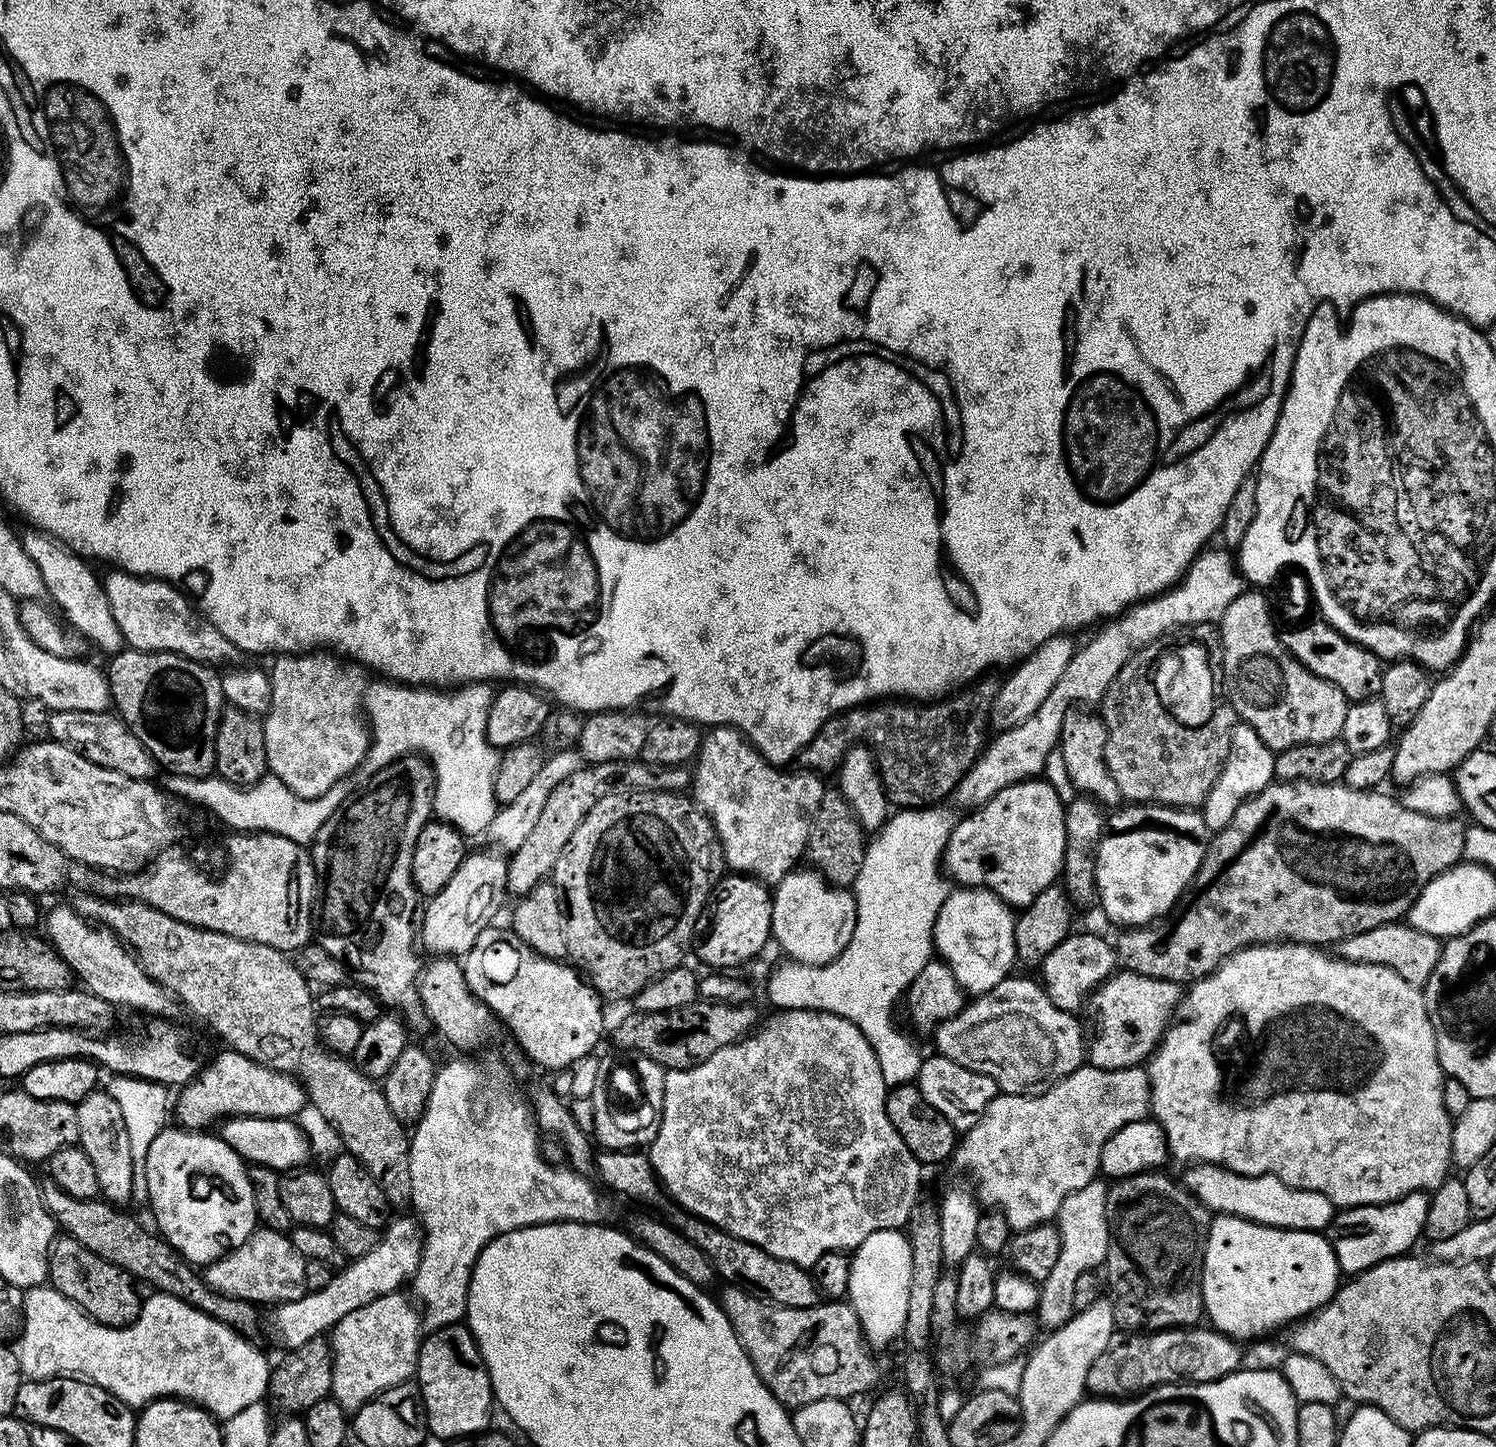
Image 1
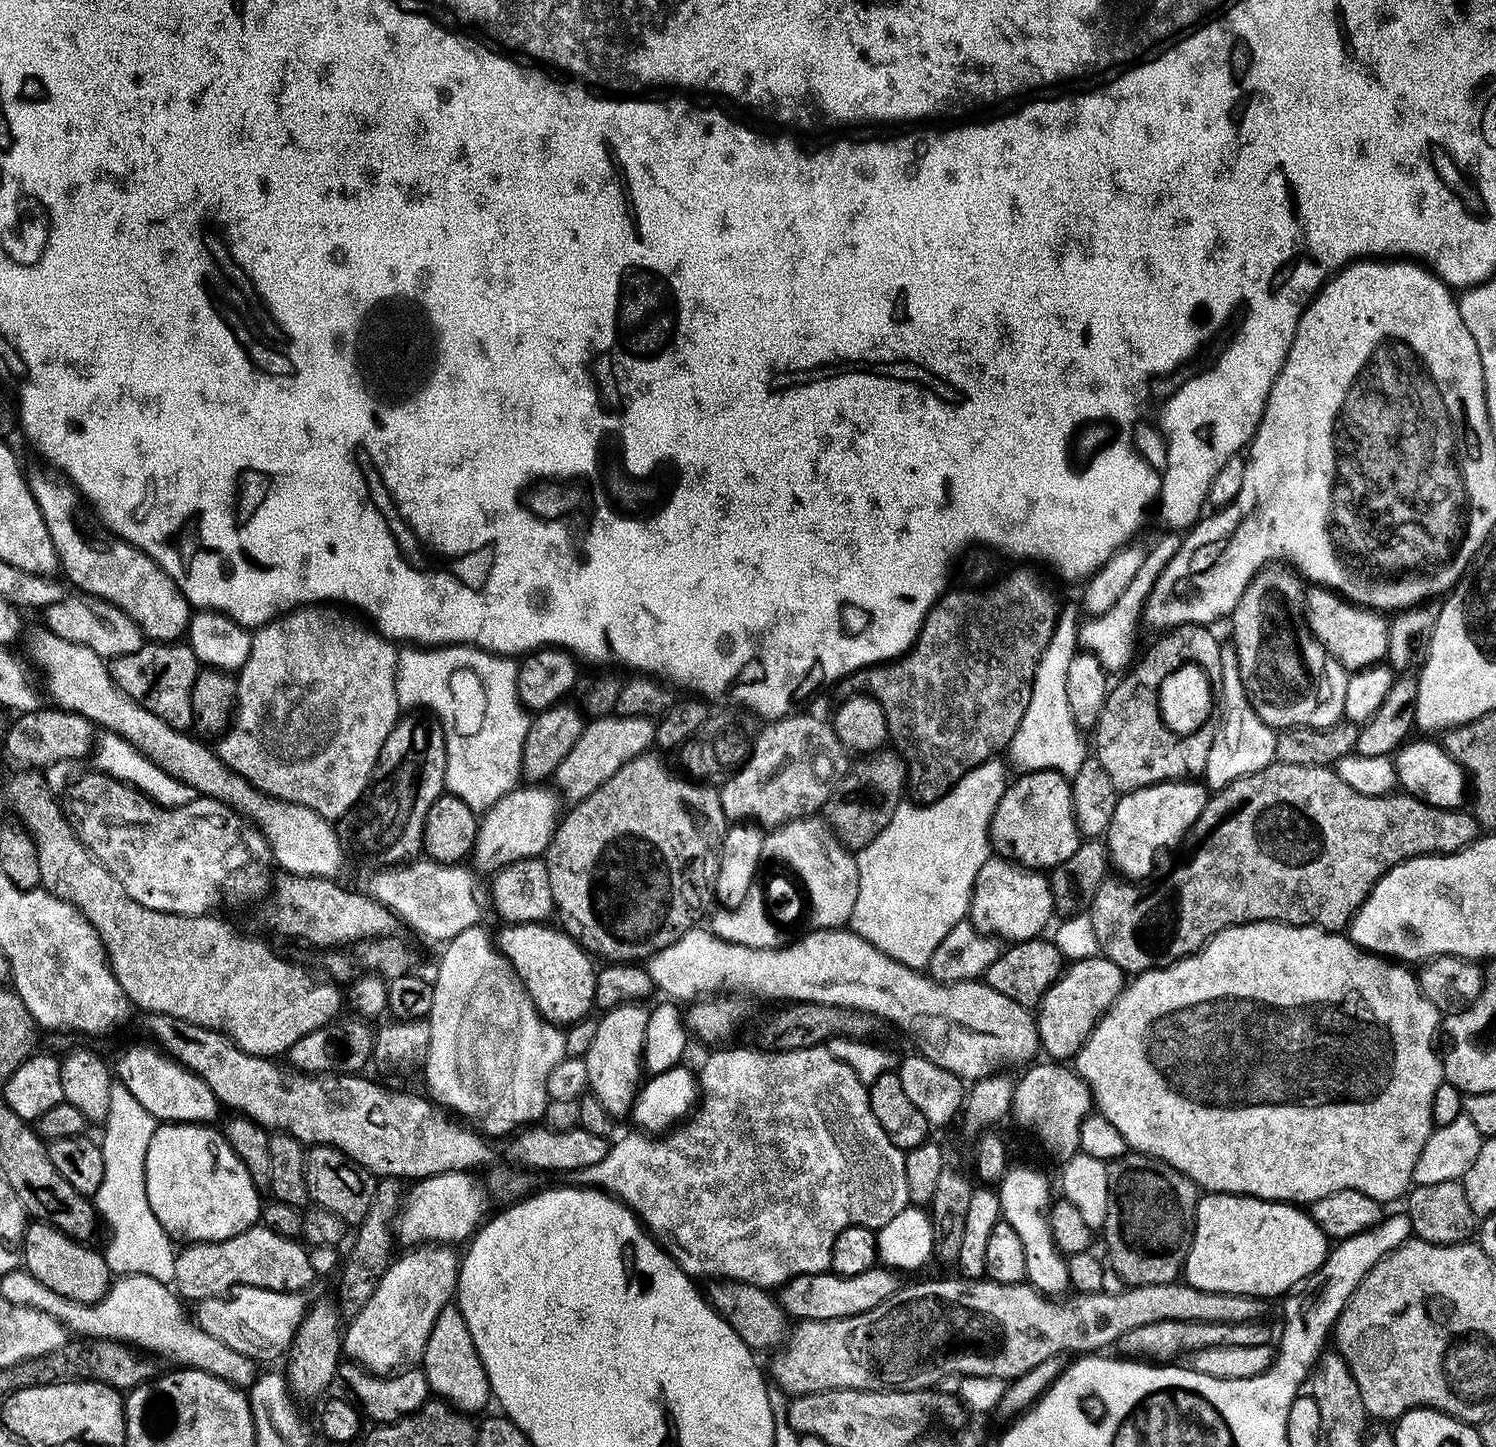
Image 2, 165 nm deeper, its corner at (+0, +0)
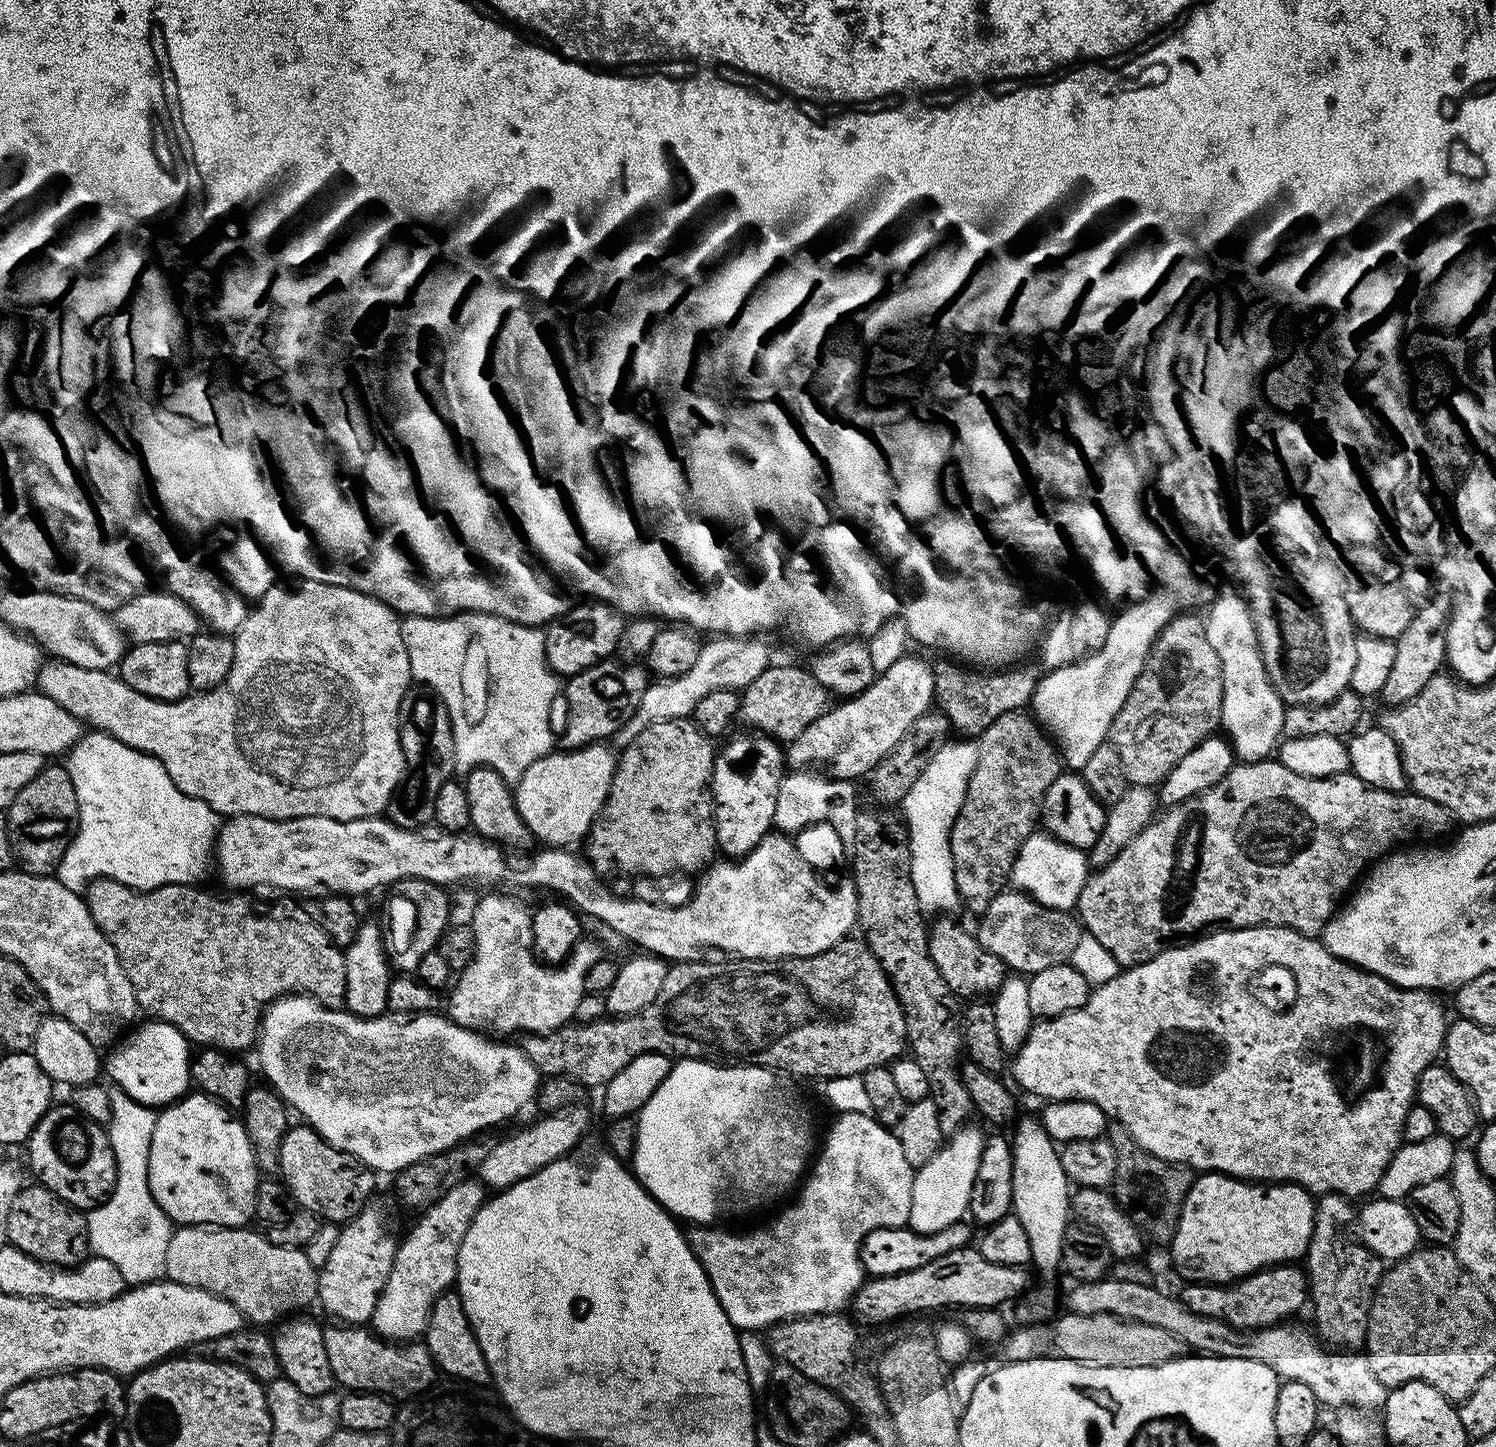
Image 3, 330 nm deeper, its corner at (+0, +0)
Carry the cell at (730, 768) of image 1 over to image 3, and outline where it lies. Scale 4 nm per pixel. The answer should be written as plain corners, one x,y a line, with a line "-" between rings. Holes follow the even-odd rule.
905,654
901,660
894,662
894,666
890,666
890,670
879,673
876,681
865,692
833,703
828,711
810,722
810,726
806,726
806,730
802,730
798,738
787,741
787,763
796,770
808,770
813,766
829,764
837,780
856,782
859,776
867,777
872,768
878,766
878,762
882,762
882,758
886,758
886,754
890,754
890,750
894,750
898,742
902,742
902,734
906,734
906,730
910,730
910,726
914,726
914,722
918,722
918,718
922,718
933,707
935,689
936,681
930,664
928,668
926,661
919,660
912,654

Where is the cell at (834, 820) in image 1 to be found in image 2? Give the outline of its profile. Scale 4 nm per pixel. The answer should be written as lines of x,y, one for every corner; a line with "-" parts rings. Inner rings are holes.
884,750
861,760
864,760
861,764
853,763
849,767
822,809
823,819
828,821
836,837
856,854
886,830
890,818
894,818
894,810
905,799
908,782
905,762
895,751

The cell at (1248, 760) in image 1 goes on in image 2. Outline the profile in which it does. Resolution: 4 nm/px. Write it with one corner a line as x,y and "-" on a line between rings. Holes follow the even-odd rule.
1221,647
1220,657
1222,666
1218,677
1220,681
1218,727
1214,734
1214,742
1210,746
1210,758
1206,758
1202,777
1203,783
1212,790
1230,786
1230,782
1254,774
1276,760
1276,732
1269,724
1262,722
1262,718
1258,718
1242,686
1242,674
1238,670
1235,648

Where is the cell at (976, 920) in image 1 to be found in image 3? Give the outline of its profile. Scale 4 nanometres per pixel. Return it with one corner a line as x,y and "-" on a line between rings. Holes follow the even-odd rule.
1033,834
1027,836
1024,845
1016,851
1010,884
1013,889
1032,897
1044,908
1072,910
1075,909
1082,894
1082,886
1088,881
1089,875
1090,865
1081,849
1072,848
1047,834

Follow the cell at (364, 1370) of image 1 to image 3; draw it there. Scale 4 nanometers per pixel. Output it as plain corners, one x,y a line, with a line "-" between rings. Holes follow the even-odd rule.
469,1178
419,1213
420,1221
405,1240
399,1241
390,1278
386,1278
378,1306
374,1306
371,1331
393,1342
412,1342
423,1337
434,1302
456,1283
462,1238
466,1238
466,1230
470,1230
470,1222
474,1222
474,1214
485,1199
485,1185
479,1179

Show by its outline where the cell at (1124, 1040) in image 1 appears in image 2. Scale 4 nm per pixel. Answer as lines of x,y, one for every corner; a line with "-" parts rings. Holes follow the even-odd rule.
1102,954
1071,961
1046,990
1035,1009
1036,1029
1043,1055
1052,1062
1068,1062
1088,1041
1096,1023
1112,1009
1126,983
1126,974

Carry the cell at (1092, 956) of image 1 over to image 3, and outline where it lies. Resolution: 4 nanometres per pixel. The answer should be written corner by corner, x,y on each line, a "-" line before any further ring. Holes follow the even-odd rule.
936,918
931,921
928,931
928,953
946,986
957,998
988,998
1003,986
1010,969
990,950
986,950
976,941
975,935
968,932
952,918

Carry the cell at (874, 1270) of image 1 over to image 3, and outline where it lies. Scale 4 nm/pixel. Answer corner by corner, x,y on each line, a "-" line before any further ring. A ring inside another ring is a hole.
965,1126
951,1133
947,1143
915,1169
907,1223
912,1231
937,1233
948,1225
959,1223
965,1217
970,1202
970,1190
978,1172
978,1162
986,1139
985,1133
982,1134
972,1127

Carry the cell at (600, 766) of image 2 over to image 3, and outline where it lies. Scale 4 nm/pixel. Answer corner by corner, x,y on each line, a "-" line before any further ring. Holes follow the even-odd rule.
717,635
709,639
709,642
701,643
698,662
686,674
666,678
656,678
648,685
648,689
642,694
638,706
627,722
617,730
614,737
614,744
617,749
623,750
627,744
634,742
646,726
654,726
654,722
666,722
667,720
683,720
691,717
694,706
710,694
710,690
742,690
762,674
762,670
770,667
768,660
767,639
759,635
754,636
725,636

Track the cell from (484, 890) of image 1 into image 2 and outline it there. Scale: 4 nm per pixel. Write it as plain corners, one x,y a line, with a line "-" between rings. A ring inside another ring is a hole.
517,786
498,802
494,802
494,806
479,817
480,829
476,835
476,846
472,850
471,859
476,860
475,867
481,873
484,871
485,874
491,874
510,862
543,857
549,842
552,841
552,835
556,833
558,817
562,812
561,797
549,788

